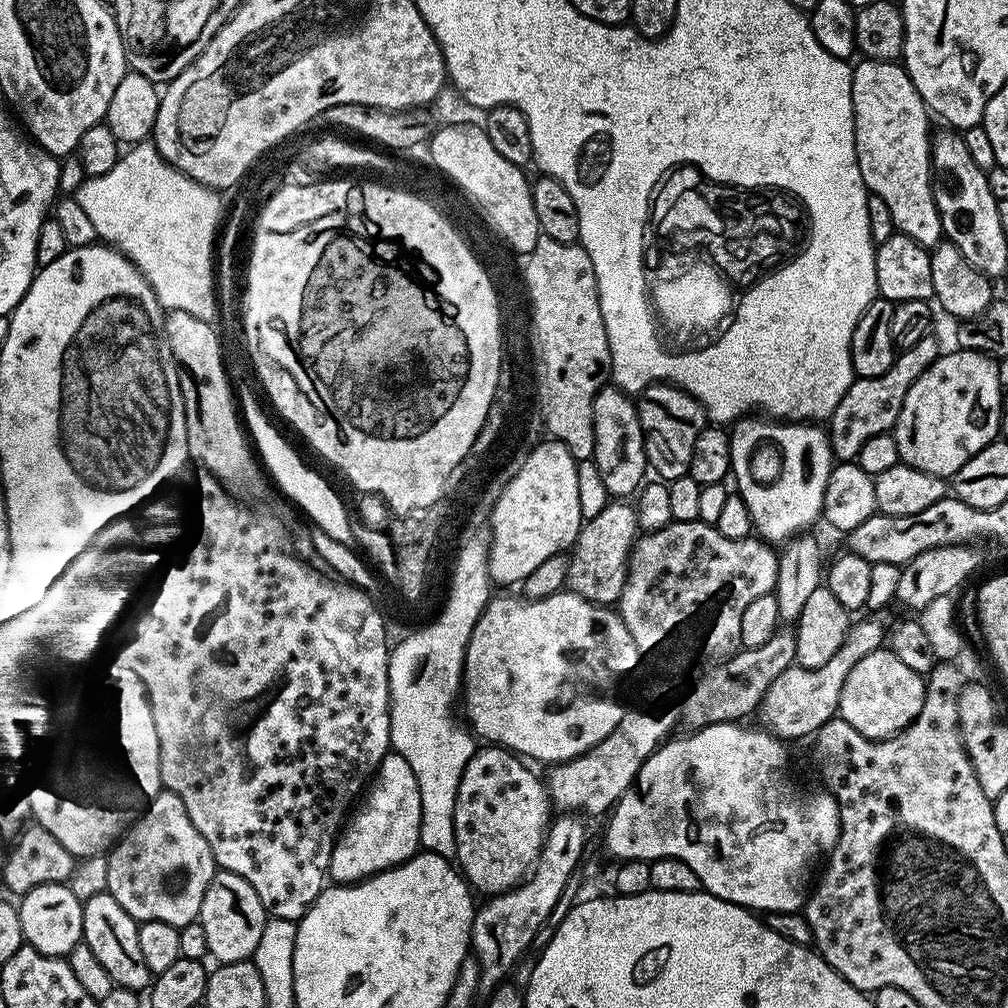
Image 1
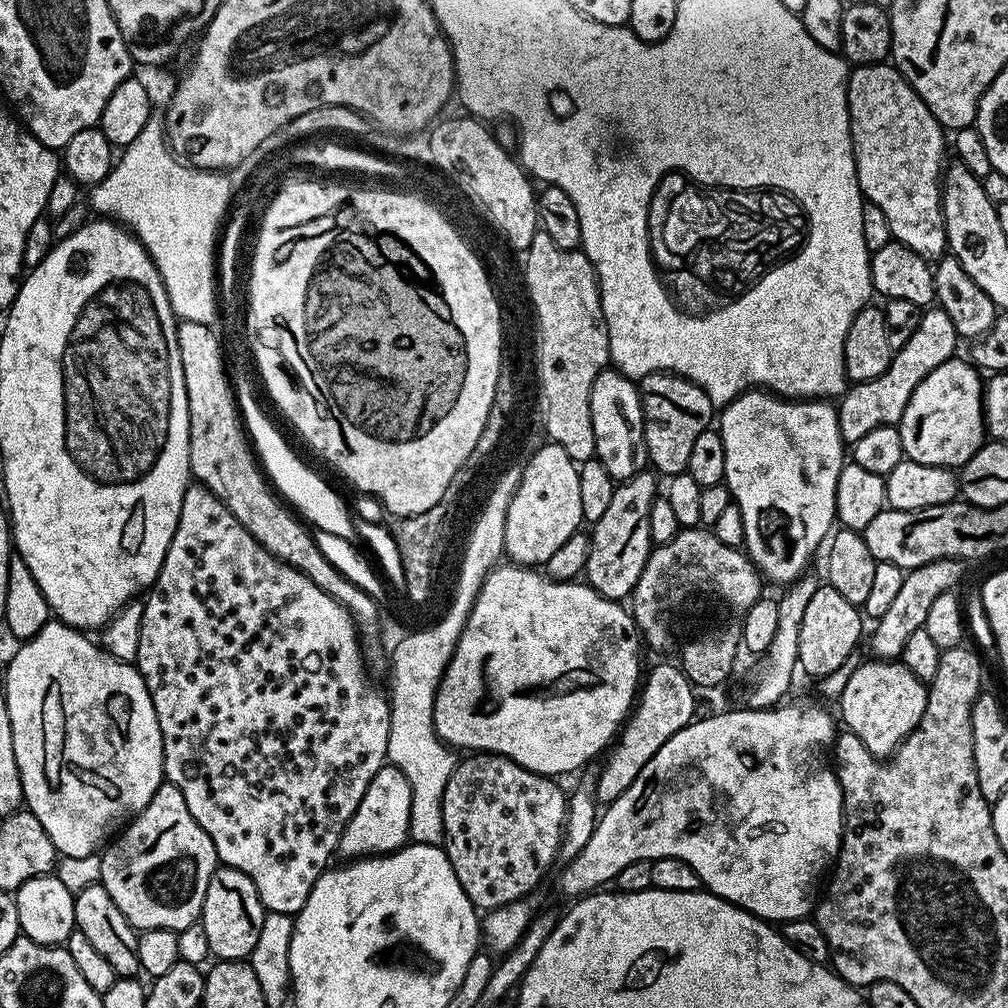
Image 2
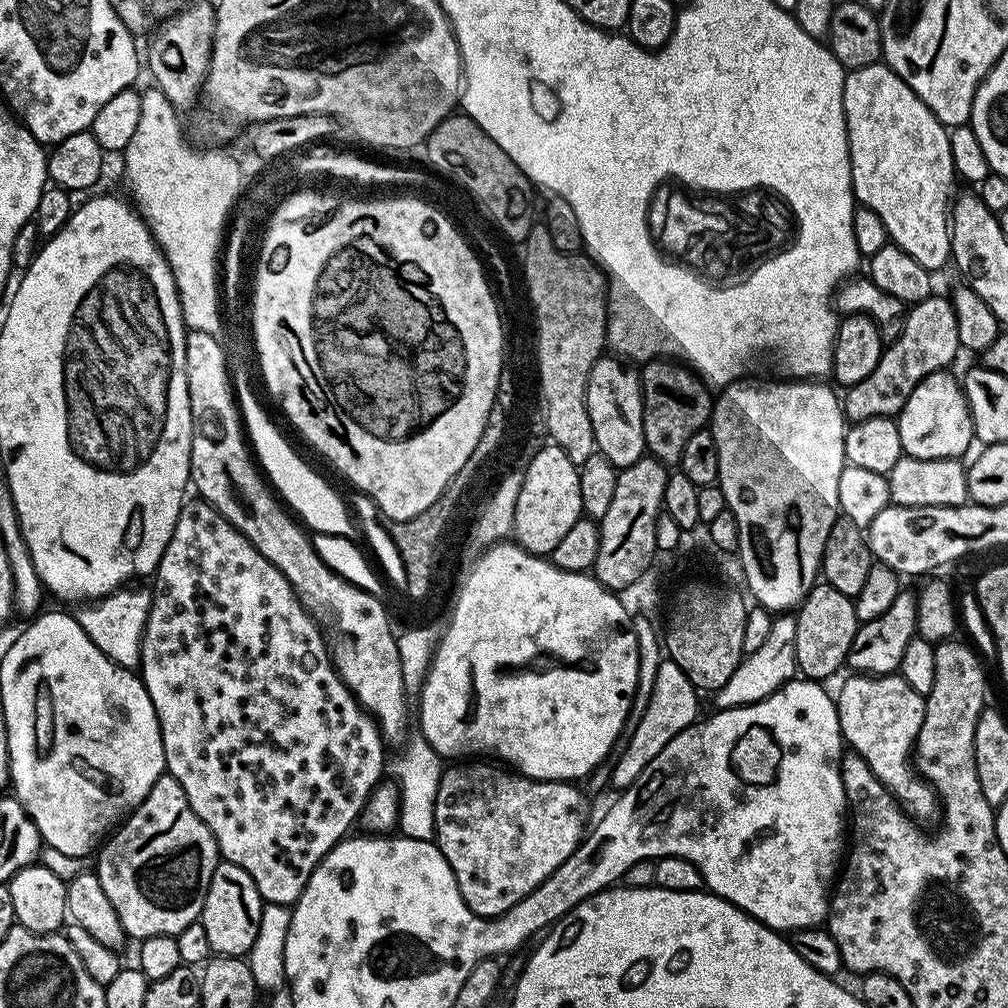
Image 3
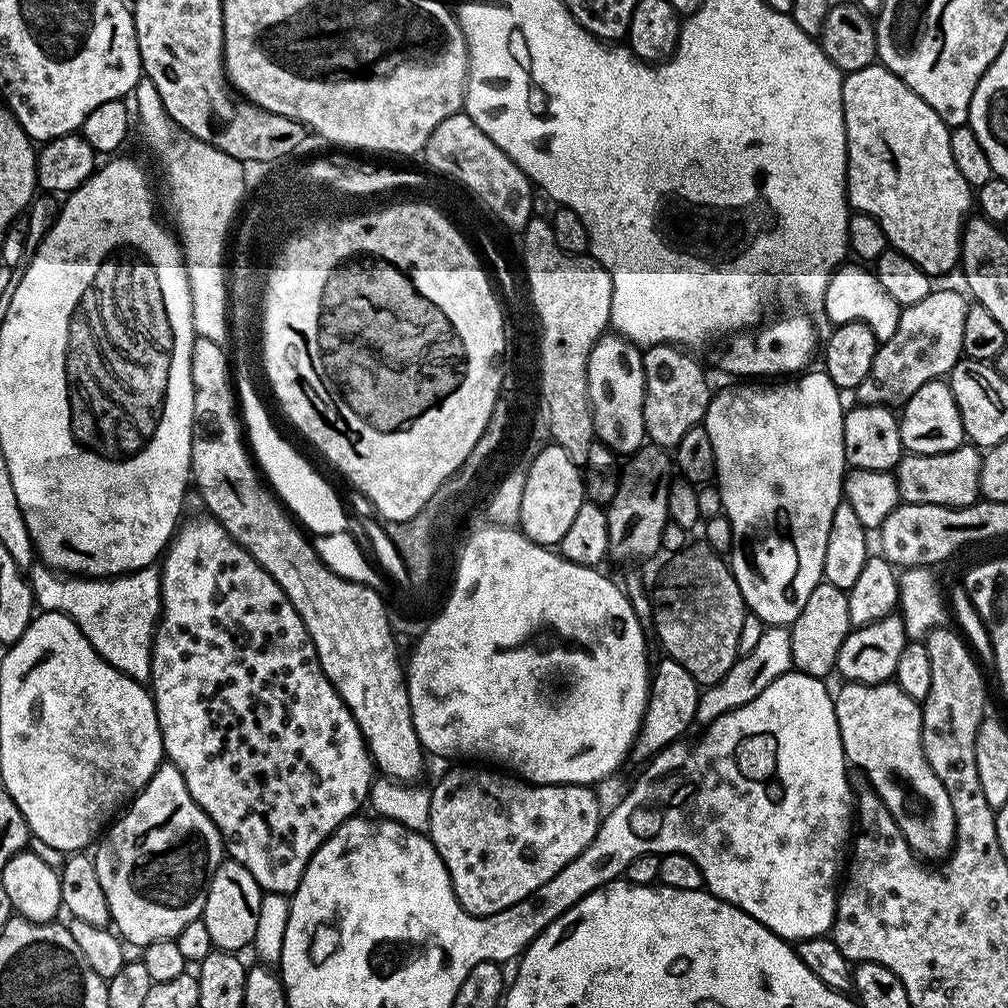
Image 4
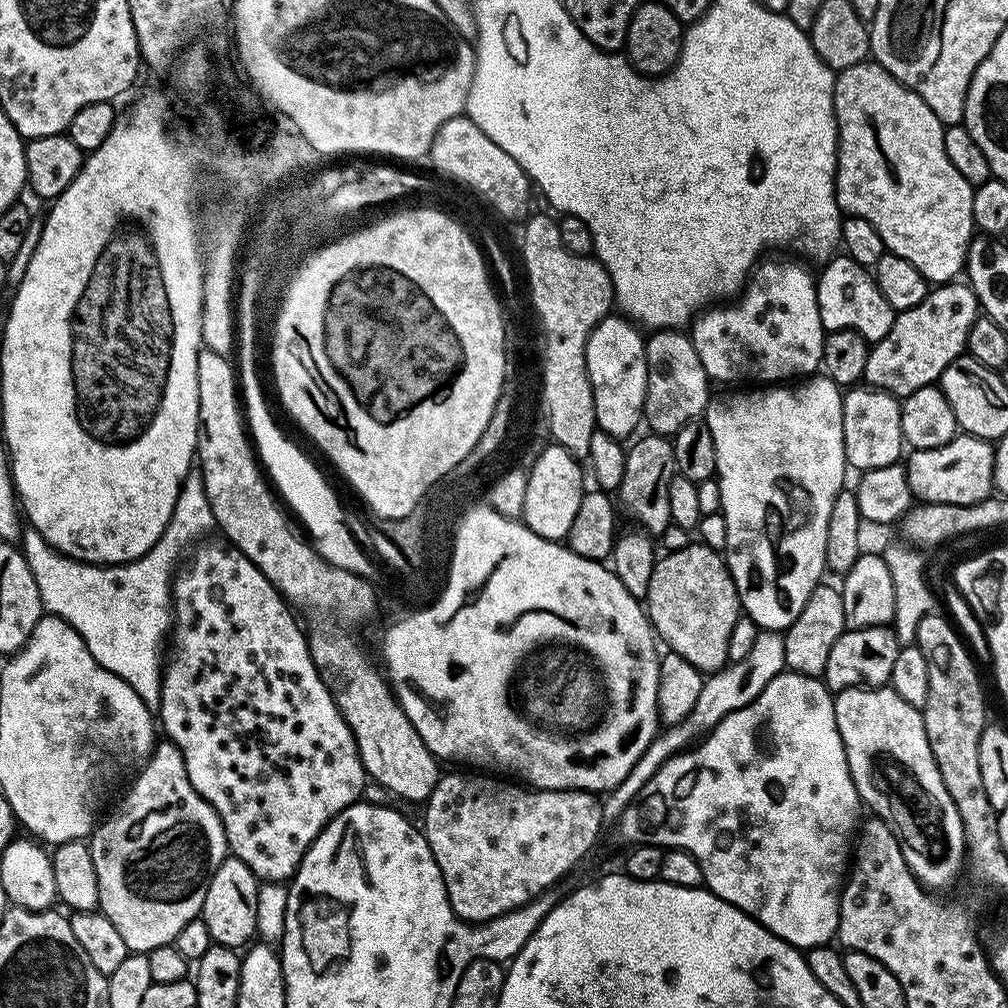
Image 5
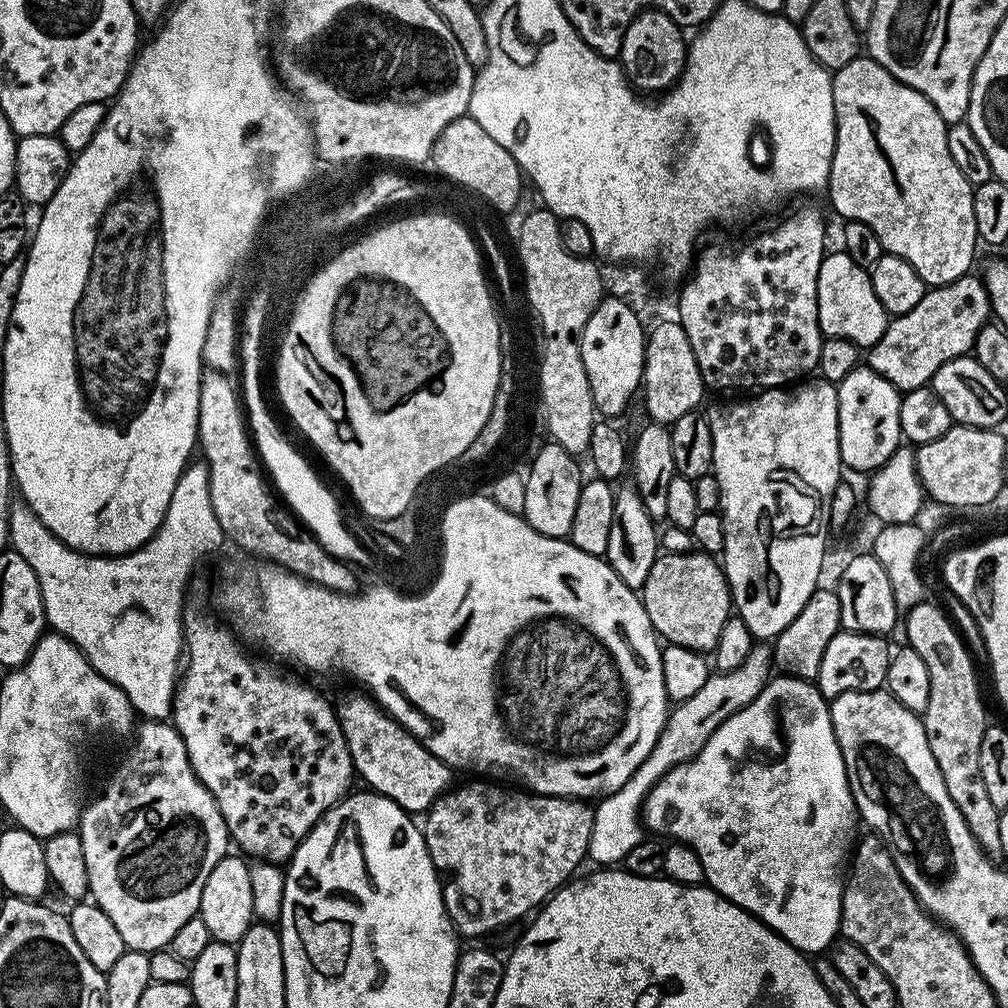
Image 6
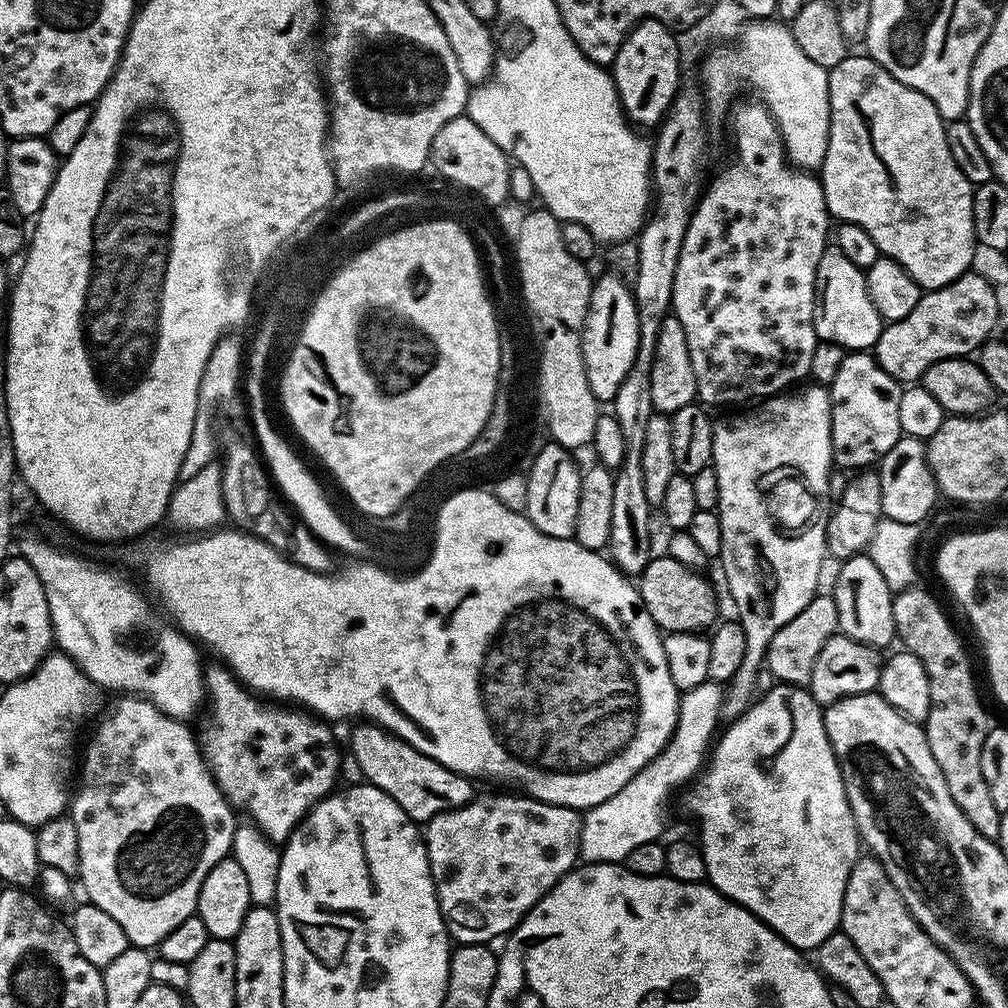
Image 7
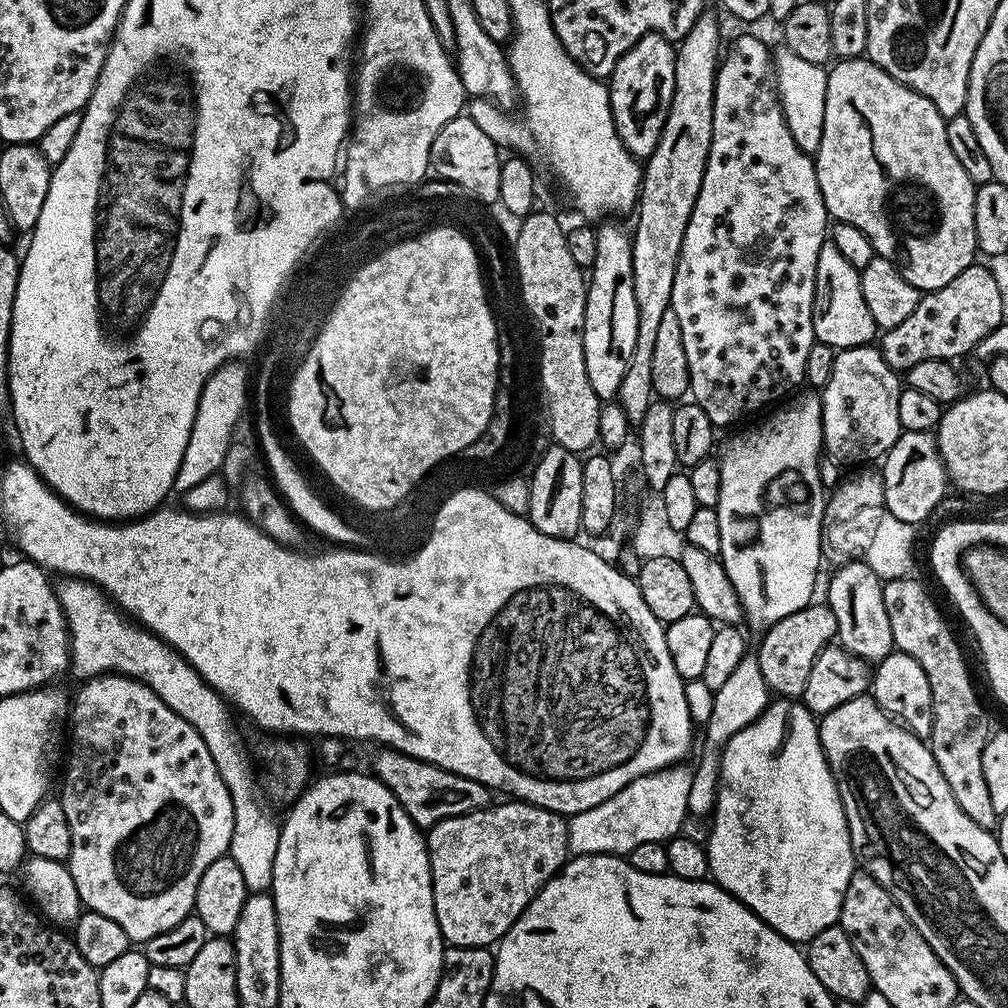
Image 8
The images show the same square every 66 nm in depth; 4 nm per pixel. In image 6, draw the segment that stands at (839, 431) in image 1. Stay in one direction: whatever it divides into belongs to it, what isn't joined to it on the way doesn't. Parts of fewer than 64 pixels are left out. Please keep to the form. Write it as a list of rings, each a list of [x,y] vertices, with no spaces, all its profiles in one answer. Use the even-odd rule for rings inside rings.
[[[969,274],[949,284],[929,287],[914,310],[889,319],[880,341],[867,349],[867,367],[882,374],[901,393],[931,385],[943,363],[971,353],[978,330],[991,316],[992,303],[979,275]]]

